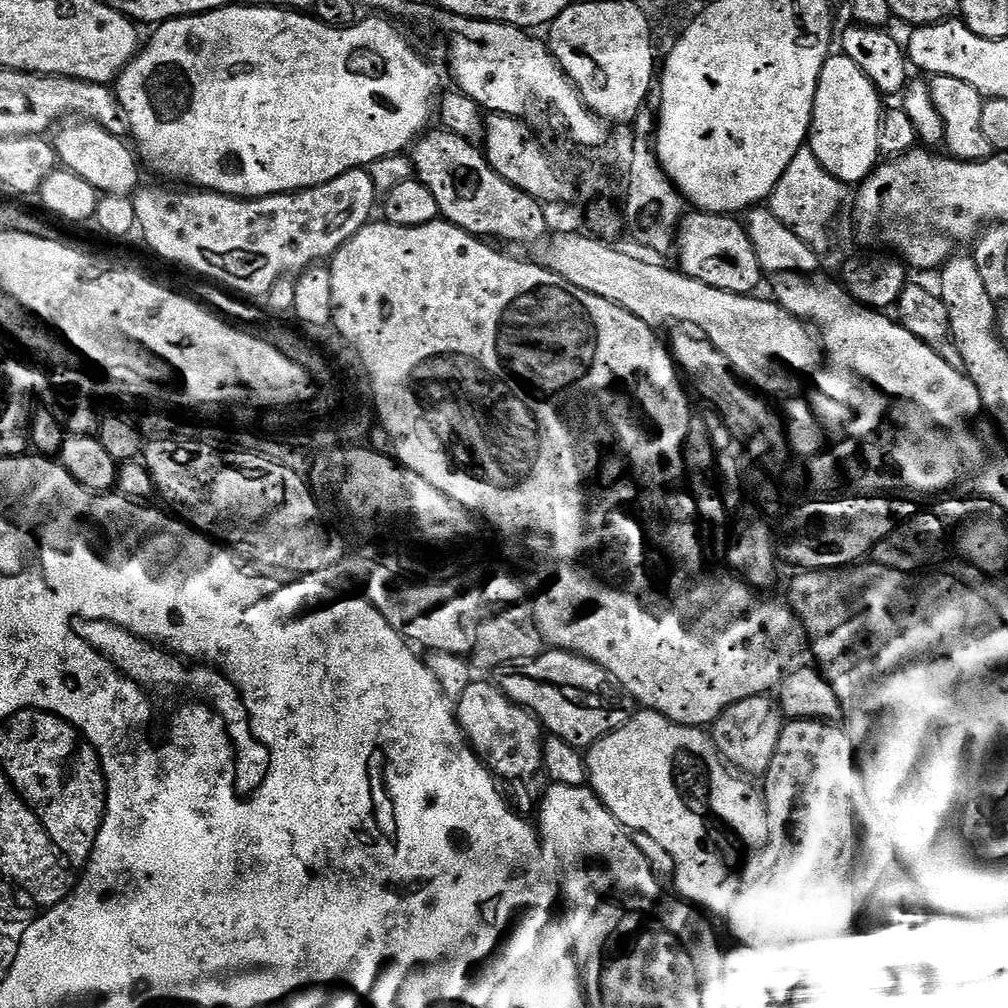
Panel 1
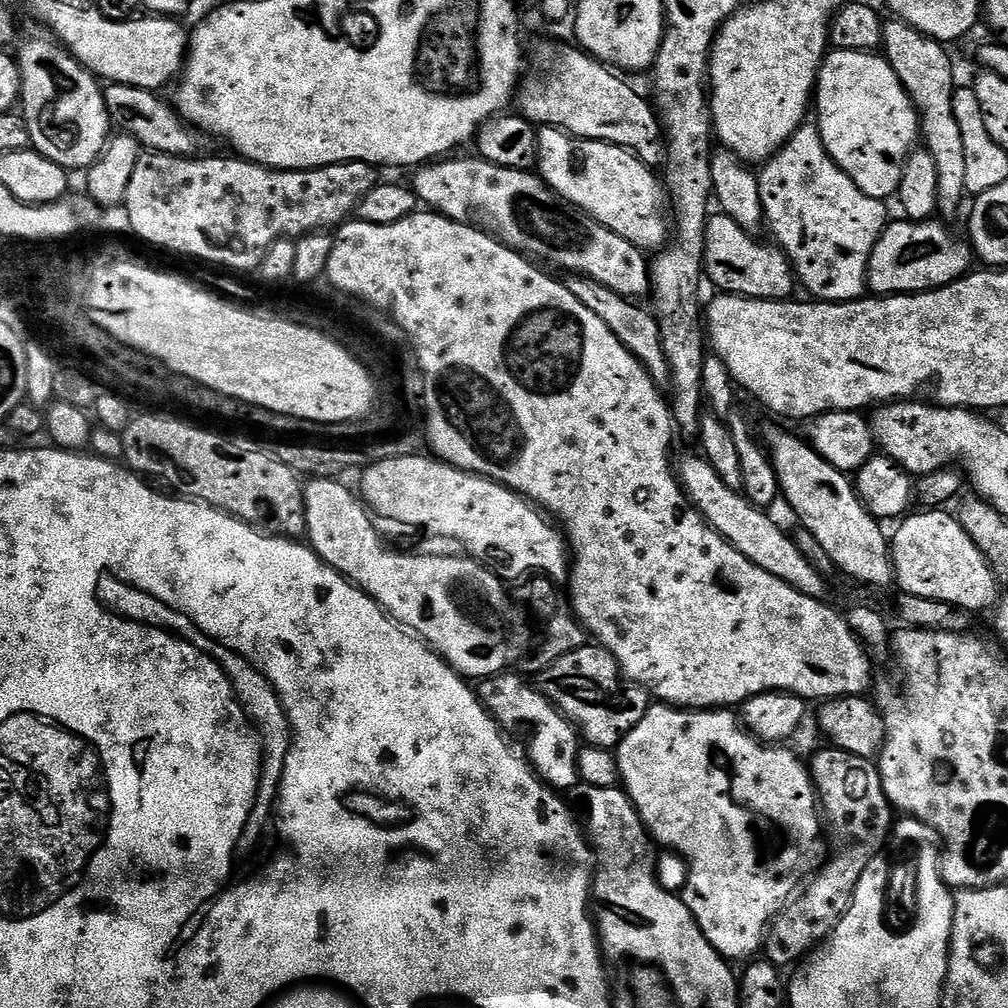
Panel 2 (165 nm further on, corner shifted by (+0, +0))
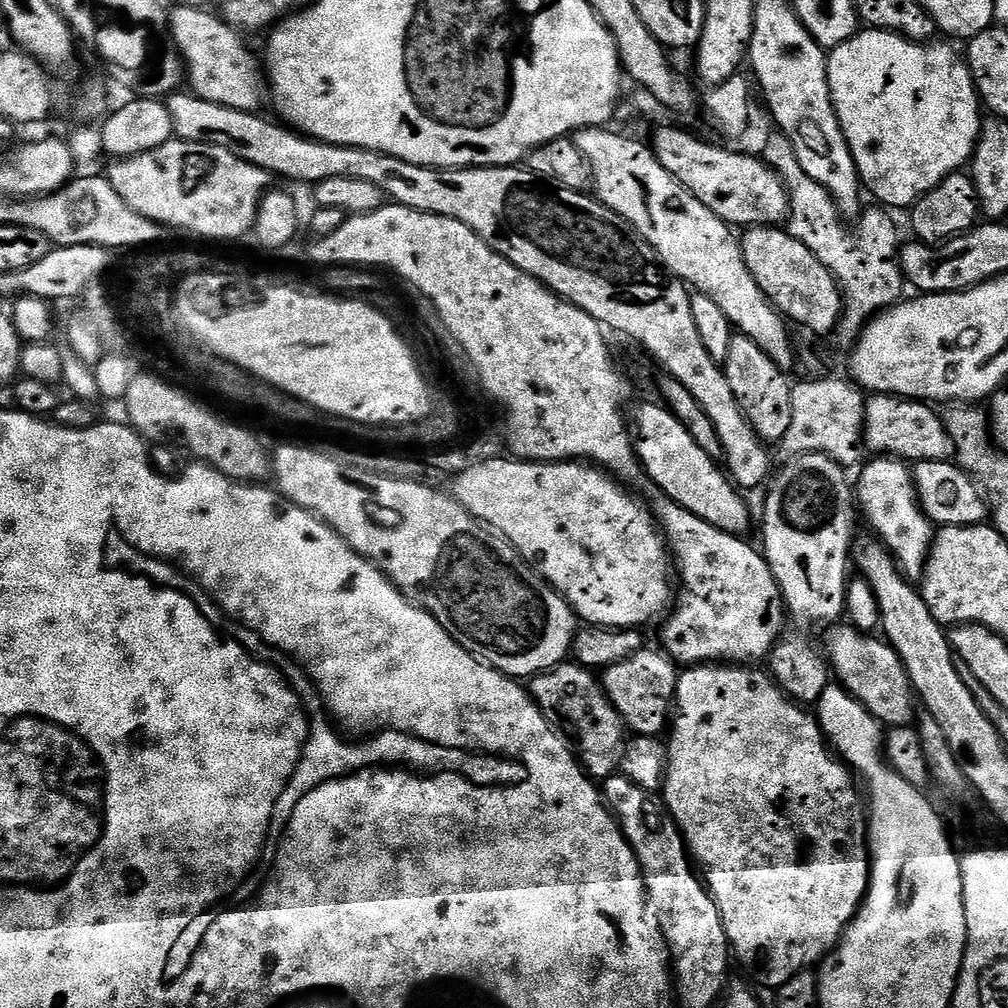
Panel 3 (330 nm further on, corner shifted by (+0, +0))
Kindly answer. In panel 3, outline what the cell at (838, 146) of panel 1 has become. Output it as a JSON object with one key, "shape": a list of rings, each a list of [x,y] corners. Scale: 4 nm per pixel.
{"shape":[[[860,30],[846,43],[831,49],[828,56],[832,105],[850,146],[860,183],[881,200],[881,205],[892,210],[911,209],[946,177],[961,171],[971,161],[980,137],[982,105],[967,59],[950,45],[936,43],[909,40],[899,32]]]}

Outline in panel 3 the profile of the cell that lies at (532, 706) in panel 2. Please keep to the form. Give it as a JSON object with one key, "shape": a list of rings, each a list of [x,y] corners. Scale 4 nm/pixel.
{"shape":[[[575,662],[558,664],[550,672],[541,672],[540,675],[531,677],[530,695],[532,701],[540,707],[544,717],[557,729],[562,730],[565,737],[570,738],[580,763],[593,780],[602,782],[619,769],[620,756],[625,748],[626,725],[624,719],[618,714],[618,710],[614,710],[610,698],[604,692],[604,685],[595,671],[583,668]]]}

